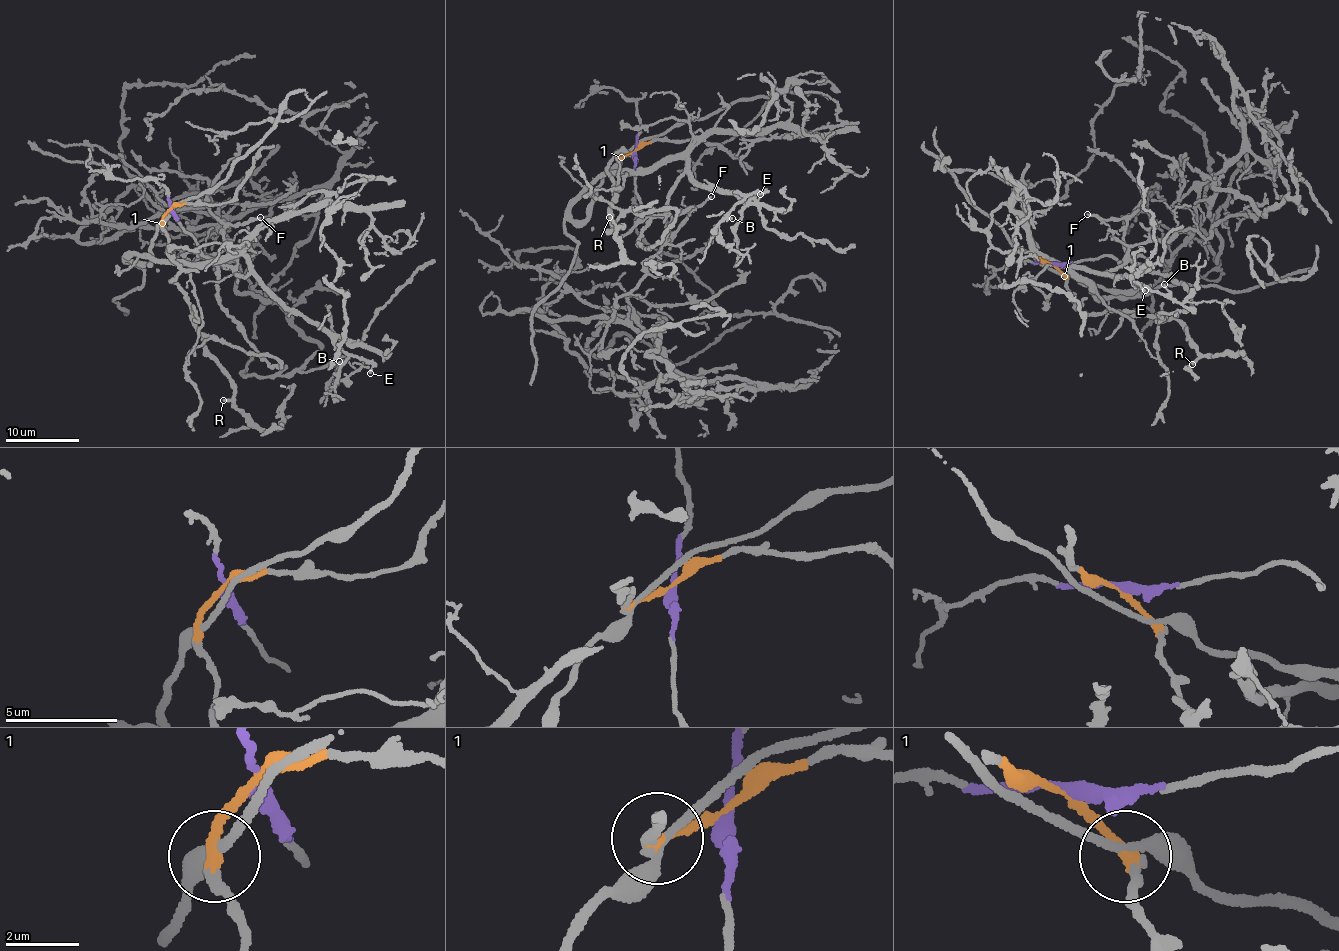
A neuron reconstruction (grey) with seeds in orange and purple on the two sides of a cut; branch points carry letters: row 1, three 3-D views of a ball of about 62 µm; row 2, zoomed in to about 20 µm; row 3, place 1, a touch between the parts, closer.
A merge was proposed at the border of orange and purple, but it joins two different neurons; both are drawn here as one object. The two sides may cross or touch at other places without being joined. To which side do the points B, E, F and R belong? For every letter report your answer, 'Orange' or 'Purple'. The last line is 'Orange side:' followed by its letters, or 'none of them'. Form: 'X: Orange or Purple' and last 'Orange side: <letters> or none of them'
B: Purple
E: Purple
F: Orange
R: Orange
Orange side: F, R

